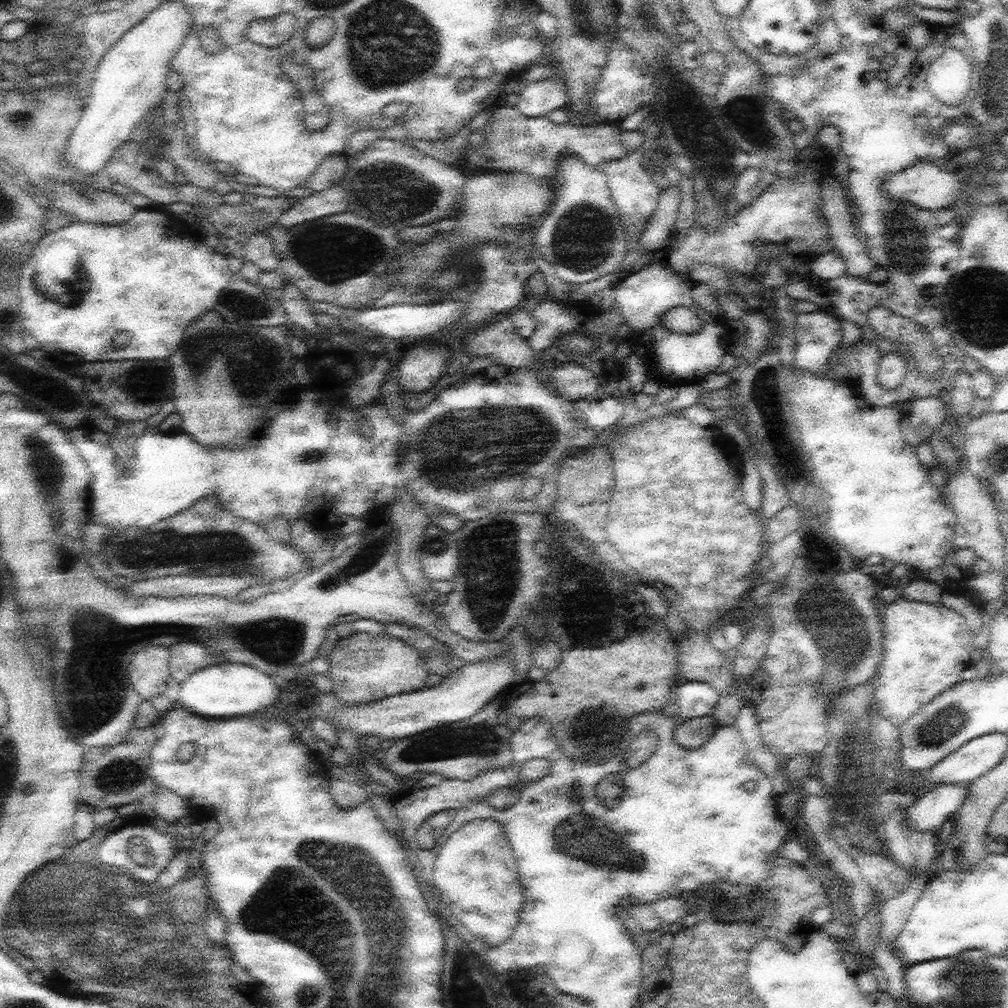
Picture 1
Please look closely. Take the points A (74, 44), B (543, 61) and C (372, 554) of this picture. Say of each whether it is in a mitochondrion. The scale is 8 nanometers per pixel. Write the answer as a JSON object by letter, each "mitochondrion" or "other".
{"A":"other","B":"other","C":"mitochondrion"}

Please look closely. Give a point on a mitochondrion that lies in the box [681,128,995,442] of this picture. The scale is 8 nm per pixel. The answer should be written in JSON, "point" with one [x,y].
{"point":[906,252]}

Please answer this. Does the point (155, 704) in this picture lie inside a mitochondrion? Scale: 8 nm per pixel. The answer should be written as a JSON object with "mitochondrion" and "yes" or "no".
{"mitochondrion":"no"}

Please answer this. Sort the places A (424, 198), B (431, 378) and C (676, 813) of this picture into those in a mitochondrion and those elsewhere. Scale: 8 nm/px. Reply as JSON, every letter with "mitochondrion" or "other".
{"A":"other","B":"other","C":"other"}

